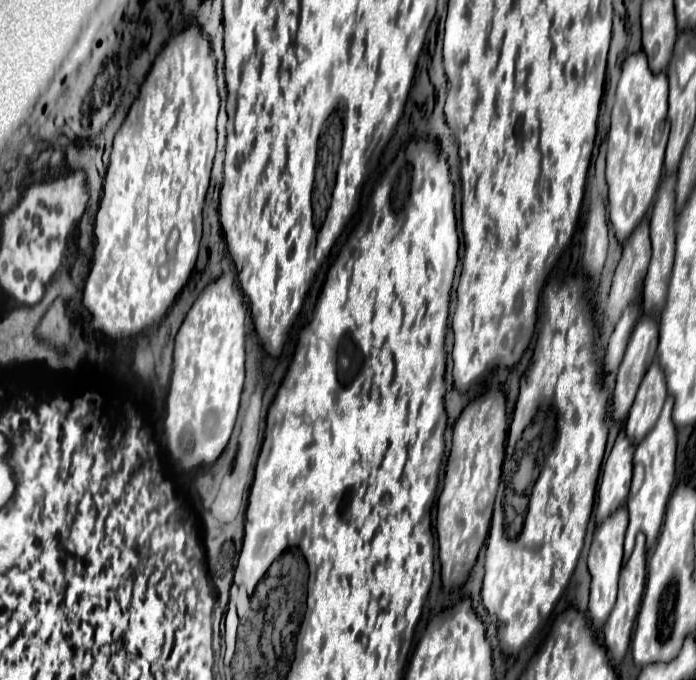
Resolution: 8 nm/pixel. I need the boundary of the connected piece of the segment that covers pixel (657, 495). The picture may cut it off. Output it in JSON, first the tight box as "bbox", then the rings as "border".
{"bbox":[624,396,676,560],"border":[[[668,396],[658,422],[644,436],[644,440],[636,446],[636,452],[634,452],[634,476],[632,476],[632,486],[630,486],[630,494],[626,502],[628,512],[630,512],[630,524],[624,538],[624,560],[630,556],[634,548],[634,538],[638,532],[646,534],[646,546],[650,548],[656,542],[660,526],[662,526],[666,502],[674,484],[674,464],[676,464],[676,428],[670,418],[672,404],[674,404],[672,396]]]}

